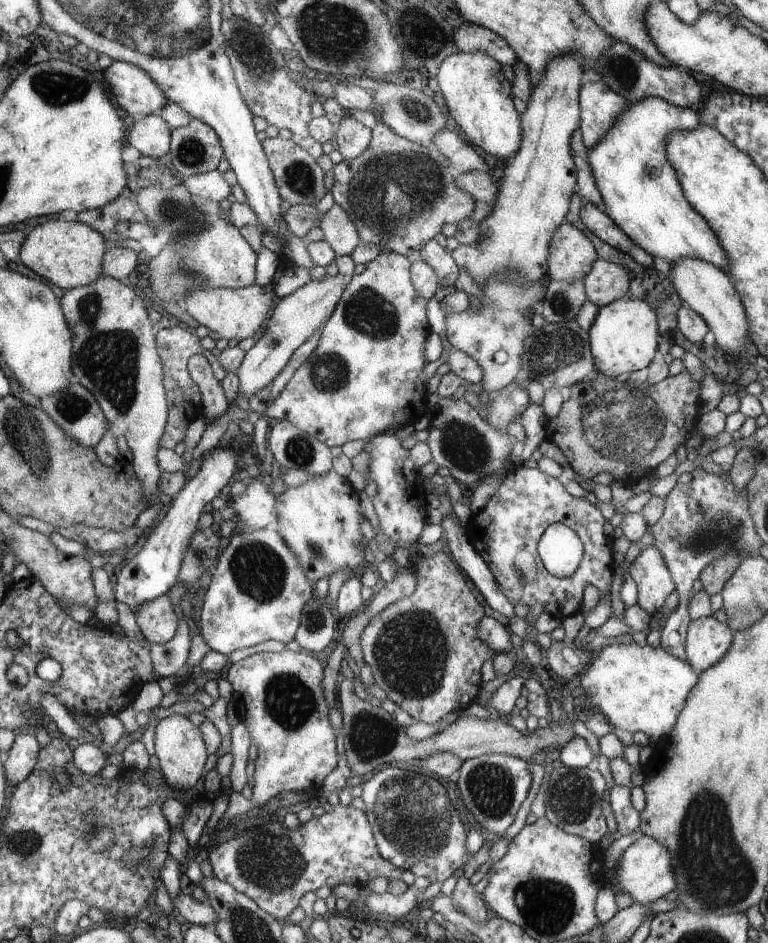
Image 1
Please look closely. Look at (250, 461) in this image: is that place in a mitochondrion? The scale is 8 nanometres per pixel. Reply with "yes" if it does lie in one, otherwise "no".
no

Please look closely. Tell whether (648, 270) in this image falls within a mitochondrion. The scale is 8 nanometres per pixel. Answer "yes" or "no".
no

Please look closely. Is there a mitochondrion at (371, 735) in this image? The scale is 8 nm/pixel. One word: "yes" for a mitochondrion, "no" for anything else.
yes

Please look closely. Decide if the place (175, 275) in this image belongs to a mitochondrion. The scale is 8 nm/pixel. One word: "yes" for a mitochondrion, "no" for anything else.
yes

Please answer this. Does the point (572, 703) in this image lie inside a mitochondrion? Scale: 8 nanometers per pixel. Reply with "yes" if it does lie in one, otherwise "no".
no

